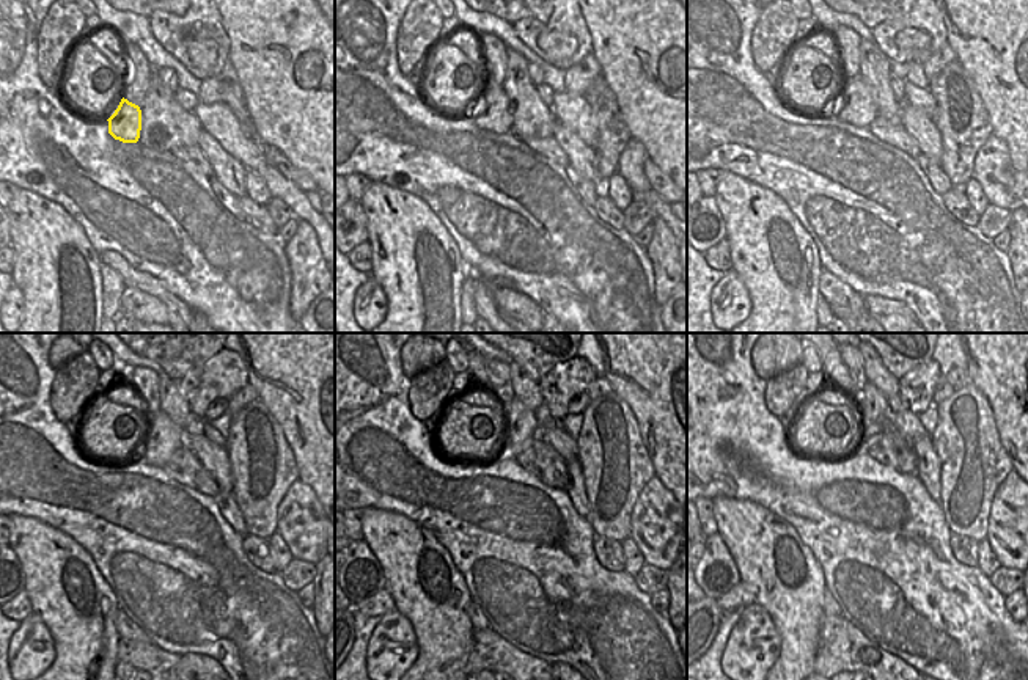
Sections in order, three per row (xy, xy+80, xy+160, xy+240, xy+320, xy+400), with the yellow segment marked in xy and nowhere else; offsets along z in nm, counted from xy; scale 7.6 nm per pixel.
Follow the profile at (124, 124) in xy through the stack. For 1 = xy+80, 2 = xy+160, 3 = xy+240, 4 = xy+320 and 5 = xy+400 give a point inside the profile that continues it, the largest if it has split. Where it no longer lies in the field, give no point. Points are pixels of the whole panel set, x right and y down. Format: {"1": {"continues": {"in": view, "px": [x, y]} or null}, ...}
{"1": {"continues": {"in": "xy+80", "px": [495, 113]}}, "2": {"continues": {"in": "xy+160", "px": [857, 107]}}, "3": {"continues": {"in": "xy+240", "px": [164, 437]}}, "4": {"continues": {"in": "xy+320", "px": [521, 426]}}, "5": {"continues": {"in": "xy+400", "px": [873, 407]}}}

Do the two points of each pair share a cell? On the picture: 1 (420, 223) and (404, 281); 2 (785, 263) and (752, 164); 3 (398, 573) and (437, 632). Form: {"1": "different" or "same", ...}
{"1": "same", "2": "different", "3": "same"}

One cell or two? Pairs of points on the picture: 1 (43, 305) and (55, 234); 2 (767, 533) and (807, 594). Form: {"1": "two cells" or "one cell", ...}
{"1": "one cell", "2": "one cell"}

